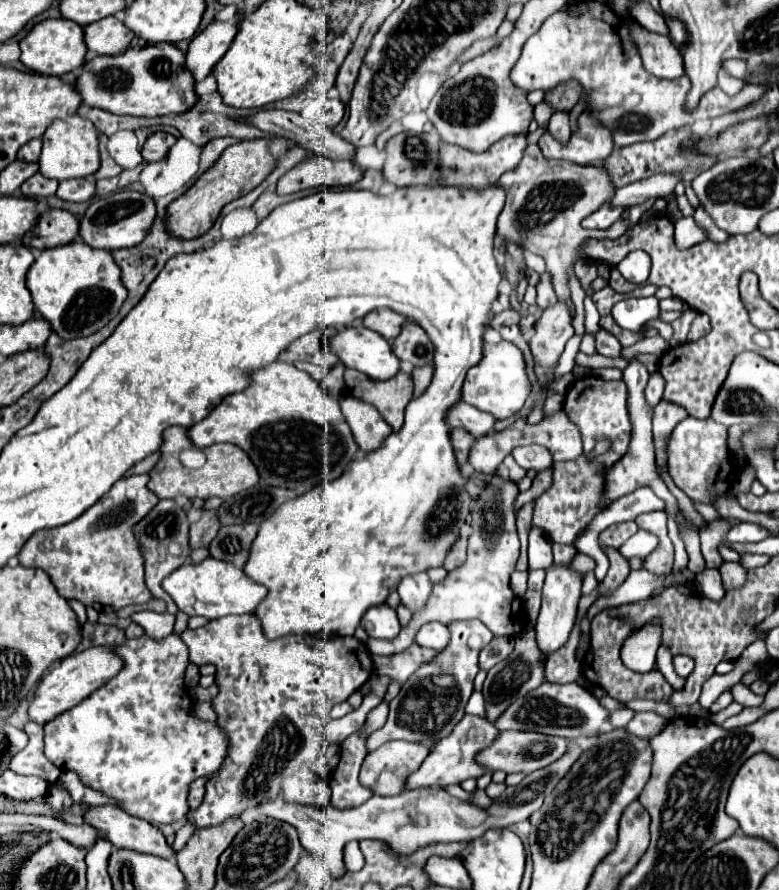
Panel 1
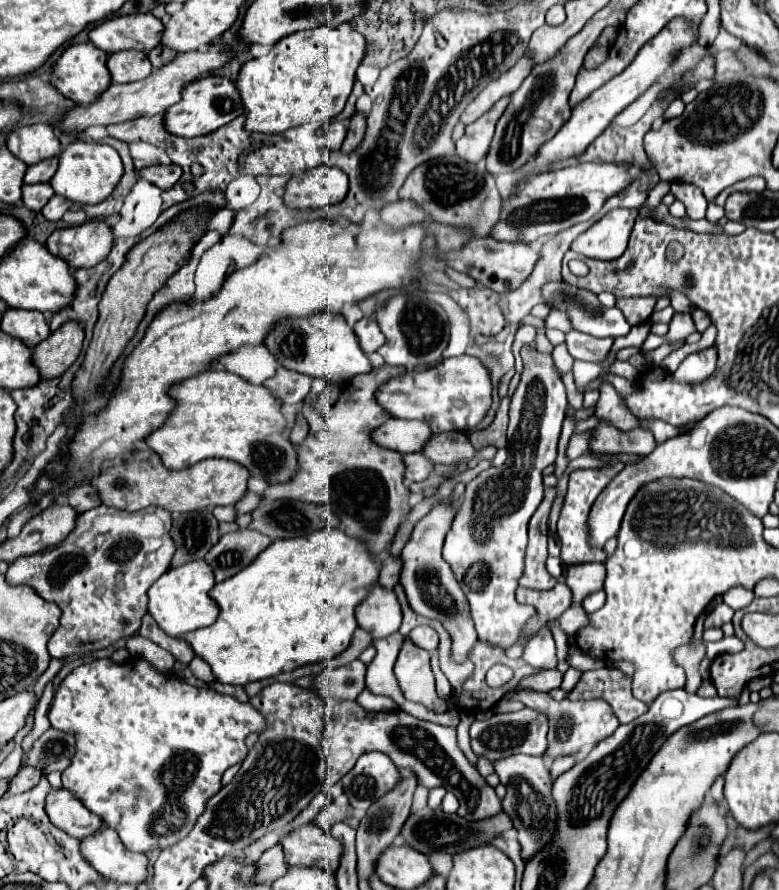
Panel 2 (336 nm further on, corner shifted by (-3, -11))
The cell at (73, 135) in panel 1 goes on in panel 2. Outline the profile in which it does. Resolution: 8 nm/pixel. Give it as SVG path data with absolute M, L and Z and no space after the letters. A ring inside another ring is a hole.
M77 139L61 151L59 169L51 179L51 187L55 189L57 195L63 195L71 203L97 205L113 193L121 177L123 177L123 163L119 153L113 147L105 143L85 143Z

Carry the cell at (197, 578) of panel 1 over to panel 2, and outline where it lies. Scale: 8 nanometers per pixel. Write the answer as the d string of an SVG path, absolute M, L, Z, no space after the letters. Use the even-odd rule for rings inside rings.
M201 559L201 561L189 561L187 565L171 567L165 571L149 589L149 613L157 621L157 625L171 637L209 627L215 623L217 609L215 601L209 599L209 591L215 585L215 577L211 573L211 567Z

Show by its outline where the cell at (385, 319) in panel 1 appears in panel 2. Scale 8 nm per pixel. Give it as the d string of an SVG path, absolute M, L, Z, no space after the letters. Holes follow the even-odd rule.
M361 319L361 321L357 321L355 327L353 327L353 331L355 331L357 339L359 339L359 345L361 345L363 353L367 353L367 355L375 353L383 345L383 341L385 341L383 333L379 331L379 325L373 319Z

